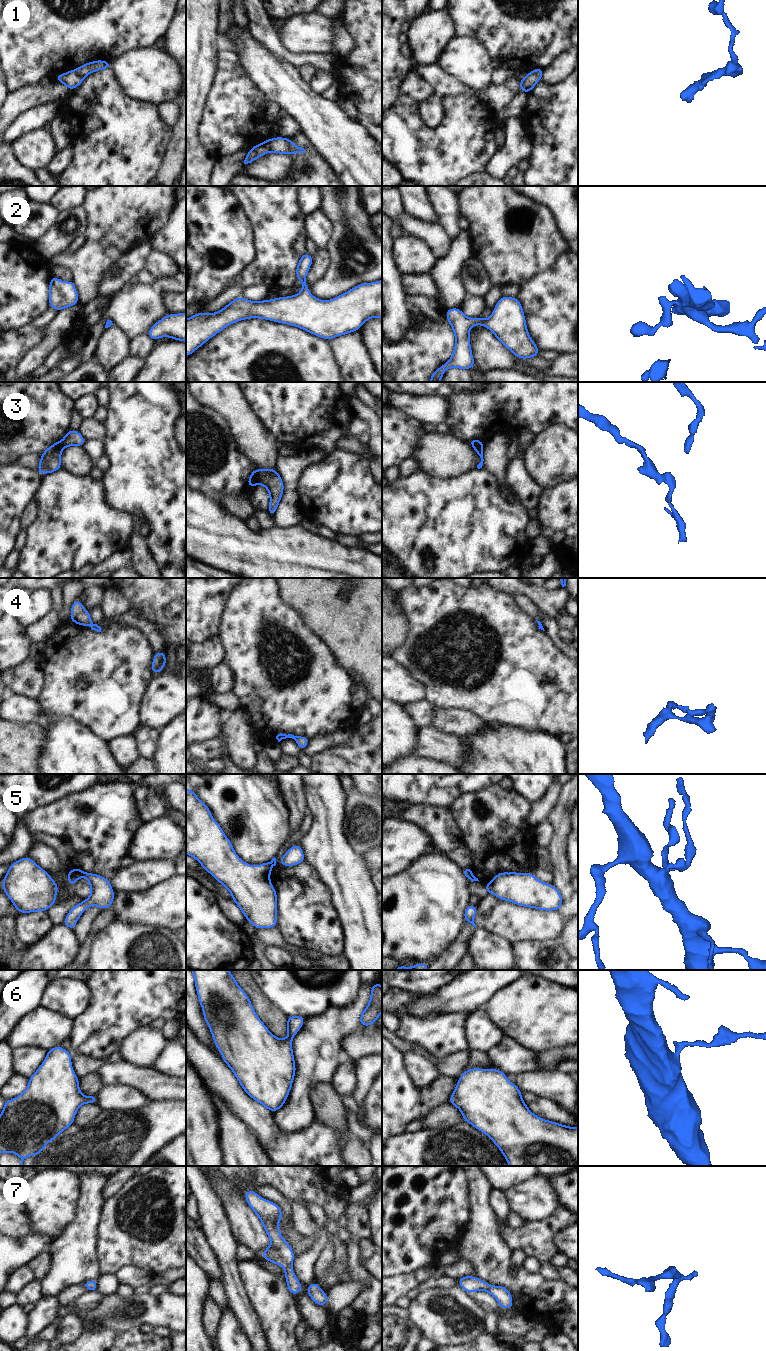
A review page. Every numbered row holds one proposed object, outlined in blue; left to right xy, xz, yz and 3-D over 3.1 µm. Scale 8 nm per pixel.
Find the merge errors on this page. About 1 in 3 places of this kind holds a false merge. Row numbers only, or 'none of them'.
1, 3, 5

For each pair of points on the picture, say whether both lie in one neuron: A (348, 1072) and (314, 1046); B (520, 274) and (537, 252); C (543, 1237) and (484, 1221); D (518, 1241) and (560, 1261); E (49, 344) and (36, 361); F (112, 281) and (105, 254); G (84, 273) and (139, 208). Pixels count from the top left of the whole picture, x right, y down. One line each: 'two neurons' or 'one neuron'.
A: two neurons
B: one neuron
C: two neurons
D: two neurons
E: one neuron
F: two neurons
G: one neuron

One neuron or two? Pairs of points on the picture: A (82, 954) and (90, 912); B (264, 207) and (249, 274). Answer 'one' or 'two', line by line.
A: two
B: one

